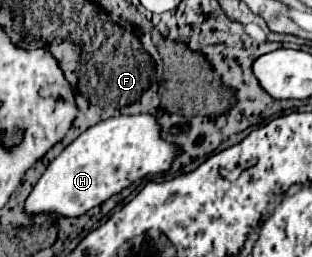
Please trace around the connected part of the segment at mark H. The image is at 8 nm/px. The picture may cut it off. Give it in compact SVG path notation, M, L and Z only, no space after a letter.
M154 115L110 117L84 131L48 165L32 193L26 197L24 211L28 215L48 213L54 217L76 219L92 207L102 205L112 195L118 195L134 181L166 173L180 153L180 145L162 139L162 125Z

